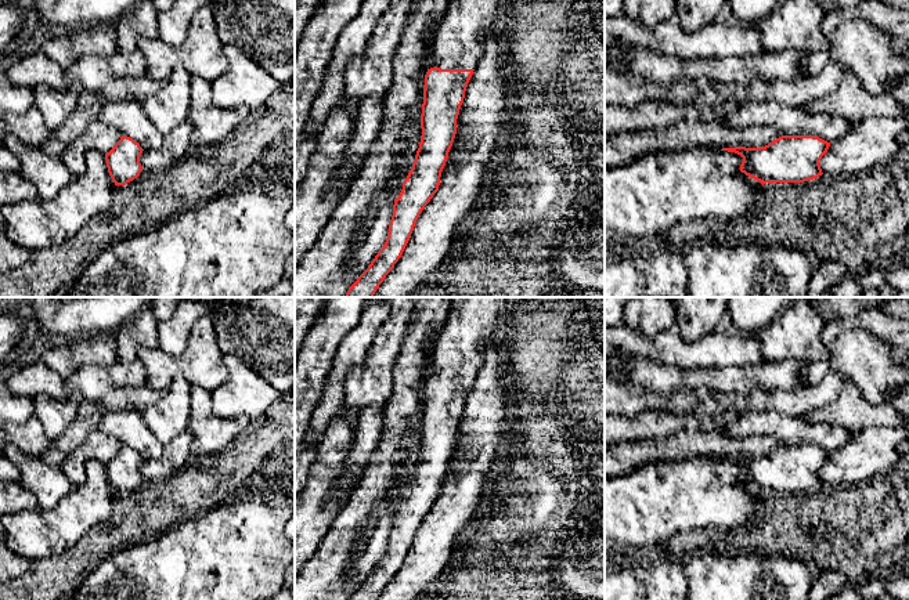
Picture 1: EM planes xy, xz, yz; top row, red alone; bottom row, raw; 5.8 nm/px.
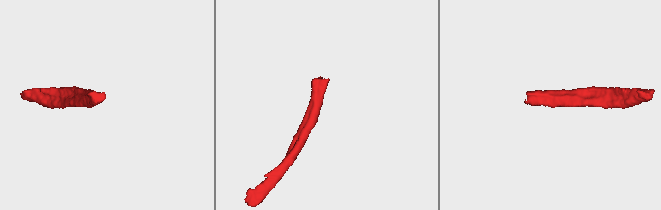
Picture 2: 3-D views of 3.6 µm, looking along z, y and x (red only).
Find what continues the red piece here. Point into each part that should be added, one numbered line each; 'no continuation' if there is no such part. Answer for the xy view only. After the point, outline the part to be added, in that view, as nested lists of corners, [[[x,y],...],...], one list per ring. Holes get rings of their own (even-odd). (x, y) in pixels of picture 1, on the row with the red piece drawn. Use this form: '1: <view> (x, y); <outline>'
no continuation

